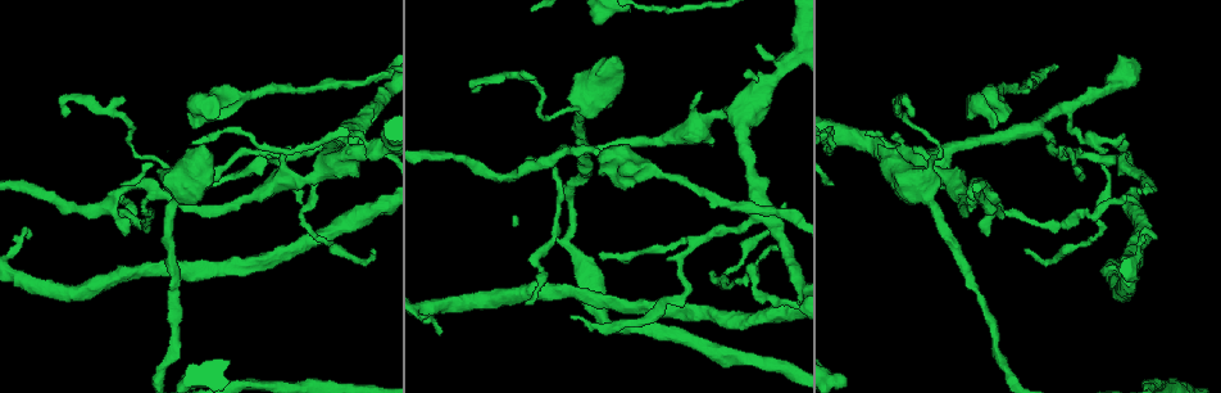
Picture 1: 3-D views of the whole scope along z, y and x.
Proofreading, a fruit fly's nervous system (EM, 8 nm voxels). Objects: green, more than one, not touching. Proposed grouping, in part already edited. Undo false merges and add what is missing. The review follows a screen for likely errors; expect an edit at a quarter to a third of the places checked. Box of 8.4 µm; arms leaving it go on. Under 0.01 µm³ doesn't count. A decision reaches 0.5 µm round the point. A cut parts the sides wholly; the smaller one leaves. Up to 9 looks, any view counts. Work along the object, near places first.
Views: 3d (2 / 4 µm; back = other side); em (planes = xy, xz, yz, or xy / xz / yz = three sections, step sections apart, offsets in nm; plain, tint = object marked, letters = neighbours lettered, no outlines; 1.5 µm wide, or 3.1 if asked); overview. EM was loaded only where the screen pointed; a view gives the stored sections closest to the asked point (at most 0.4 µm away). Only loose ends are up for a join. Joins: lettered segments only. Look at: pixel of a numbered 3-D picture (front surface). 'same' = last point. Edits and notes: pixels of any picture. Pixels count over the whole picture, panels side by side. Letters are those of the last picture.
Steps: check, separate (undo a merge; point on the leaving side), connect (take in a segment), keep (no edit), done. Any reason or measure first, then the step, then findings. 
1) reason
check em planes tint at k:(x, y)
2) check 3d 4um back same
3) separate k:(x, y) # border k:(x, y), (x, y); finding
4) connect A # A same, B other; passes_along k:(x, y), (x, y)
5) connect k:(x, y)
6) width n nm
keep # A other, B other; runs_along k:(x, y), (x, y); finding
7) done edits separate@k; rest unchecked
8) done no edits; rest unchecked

branch stops here
check em planes letters at 1:(898, 132)

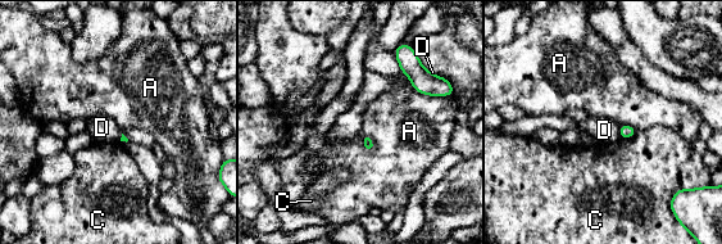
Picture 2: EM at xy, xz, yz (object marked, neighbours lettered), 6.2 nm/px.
keep # A other, C other, D other; none of them fits

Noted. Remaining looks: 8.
sudden change in width
check 3d 4um at 1:(668, 178)

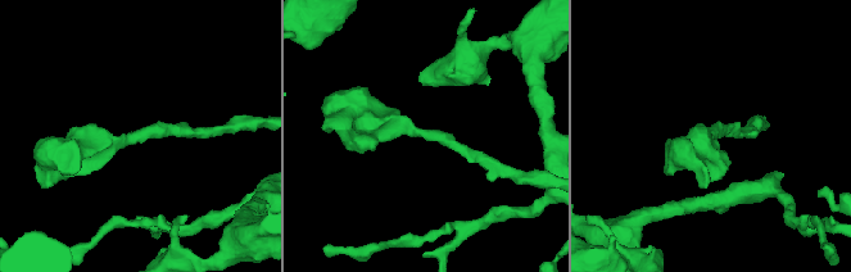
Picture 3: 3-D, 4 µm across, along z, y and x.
arm_widths 170, 360 nm
check em planes letters at 3:(426, 135)

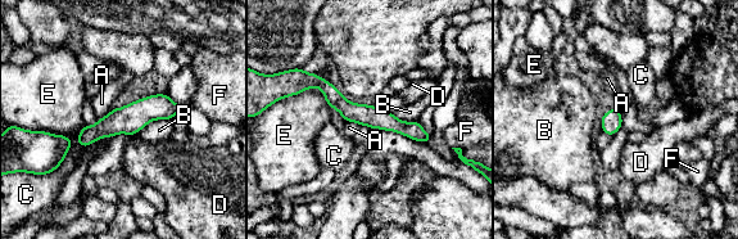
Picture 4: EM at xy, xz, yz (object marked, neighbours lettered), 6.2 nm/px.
longest_contact E 300 nm
keep # A other, B other, C other, D other, E other, F other; all the same neuron

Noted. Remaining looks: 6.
abrupt turn
check 3d 4um back at 1:(566, 108)

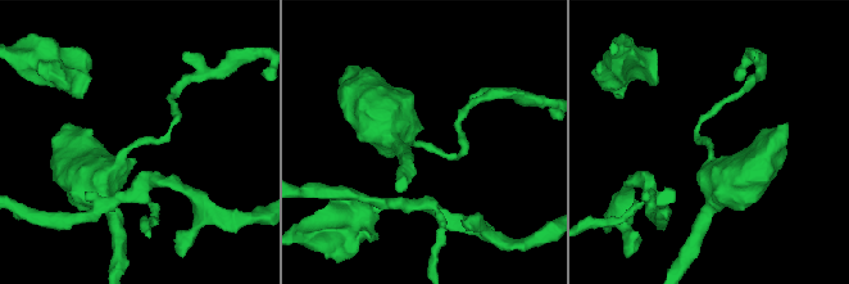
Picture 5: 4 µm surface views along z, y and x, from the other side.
check em planes tint at 5:(708, 144)

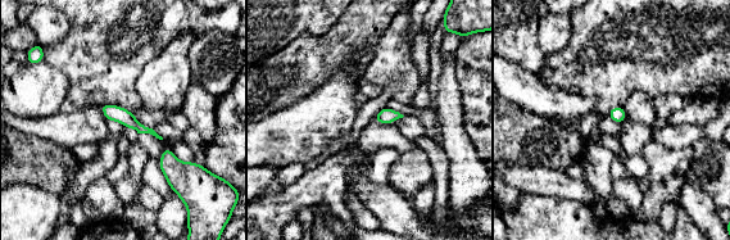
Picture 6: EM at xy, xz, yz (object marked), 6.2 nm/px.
check em planes letters same

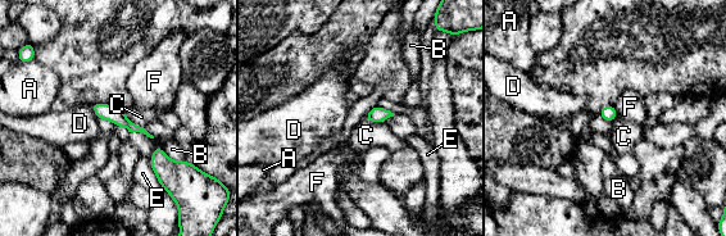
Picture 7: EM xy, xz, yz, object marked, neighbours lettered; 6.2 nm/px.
longest_contact E 280 nm
keep # A other, B other, C other, D other, E other, F other; border 7:(394, 114), (380, 122), (364, 121); continuous, no second neuron

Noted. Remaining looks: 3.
abrupt turn
check em planes tint at 1:(1101, 226)

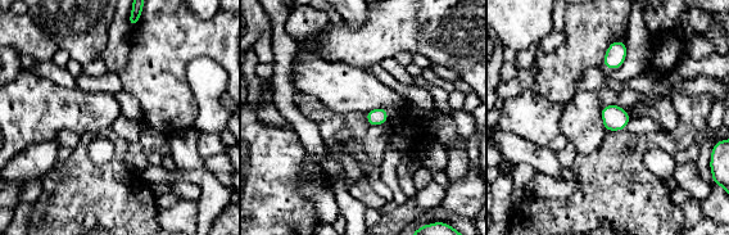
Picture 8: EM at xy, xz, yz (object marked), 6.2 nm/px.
check em planes letters same

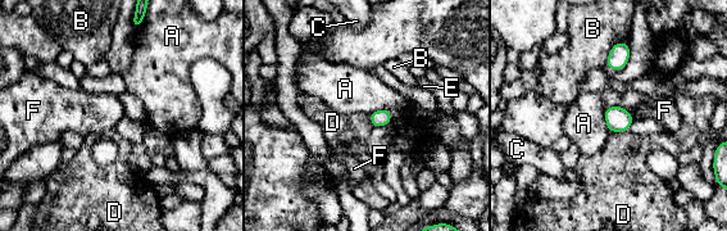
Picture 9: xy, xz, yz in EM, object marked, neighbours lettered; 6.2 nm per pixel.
keep # A other, B other, C other, D other, E other, F other; border 9:(618, 104), (605, 109), (607, 131); continuous, no second neuron

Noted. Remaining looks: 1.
done no edits; rest unchecked

